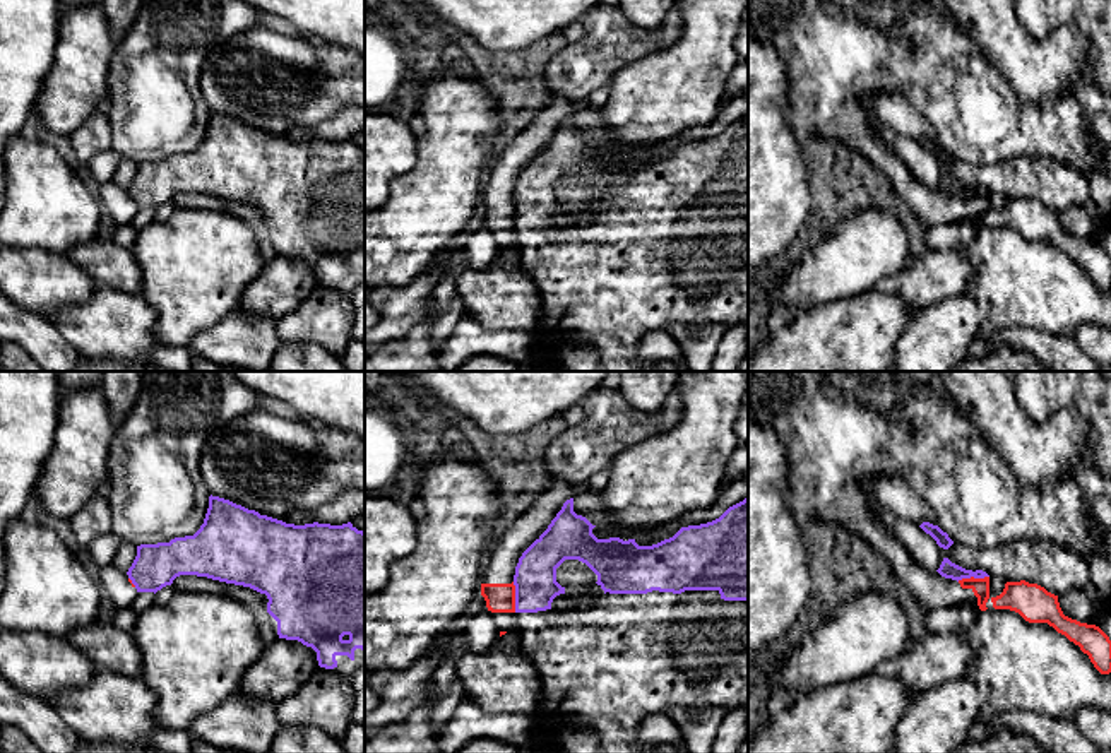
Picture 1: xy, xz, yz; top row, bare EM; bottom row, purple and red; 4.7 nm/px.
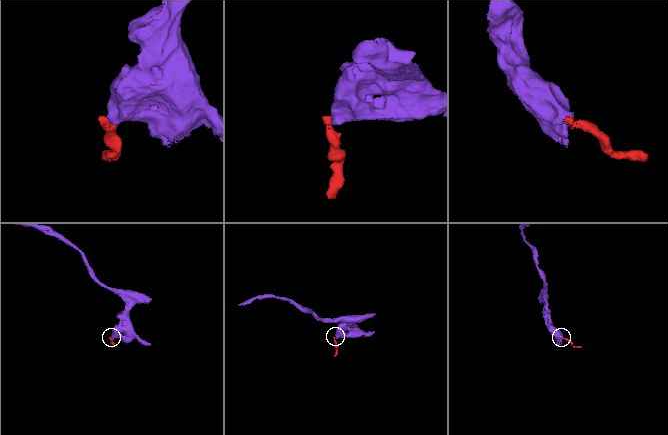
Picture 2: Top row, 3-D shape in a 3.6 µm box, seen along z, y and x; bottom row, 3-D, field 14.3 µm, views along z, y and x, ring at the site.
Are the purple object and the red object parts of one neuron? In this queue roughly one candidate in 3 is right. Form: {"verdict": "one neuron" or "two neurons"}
{"verdict": "two neurons"}

